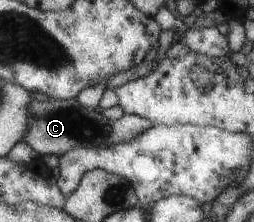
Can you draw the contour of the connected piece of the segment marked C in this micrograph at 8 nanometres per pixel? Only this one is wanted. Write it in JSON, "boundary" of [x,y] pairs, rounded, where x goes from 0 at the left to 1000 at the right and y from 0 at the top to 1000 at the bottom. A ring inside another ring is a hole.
{"boundary":[[[299,441],[126,450],[110,473],[106,559],[87,635],[154,703],[220,694],[224,707],[252,698],[272,667],[311,658],[374,667],[374,658],[437,658],[461,640],[508,640],[531,613],[555,608],[555,595],[606,572],[594,545],[535,518],[488,514],[469,541],[421,541],[394,523],[394,495],[327,486]]]}

